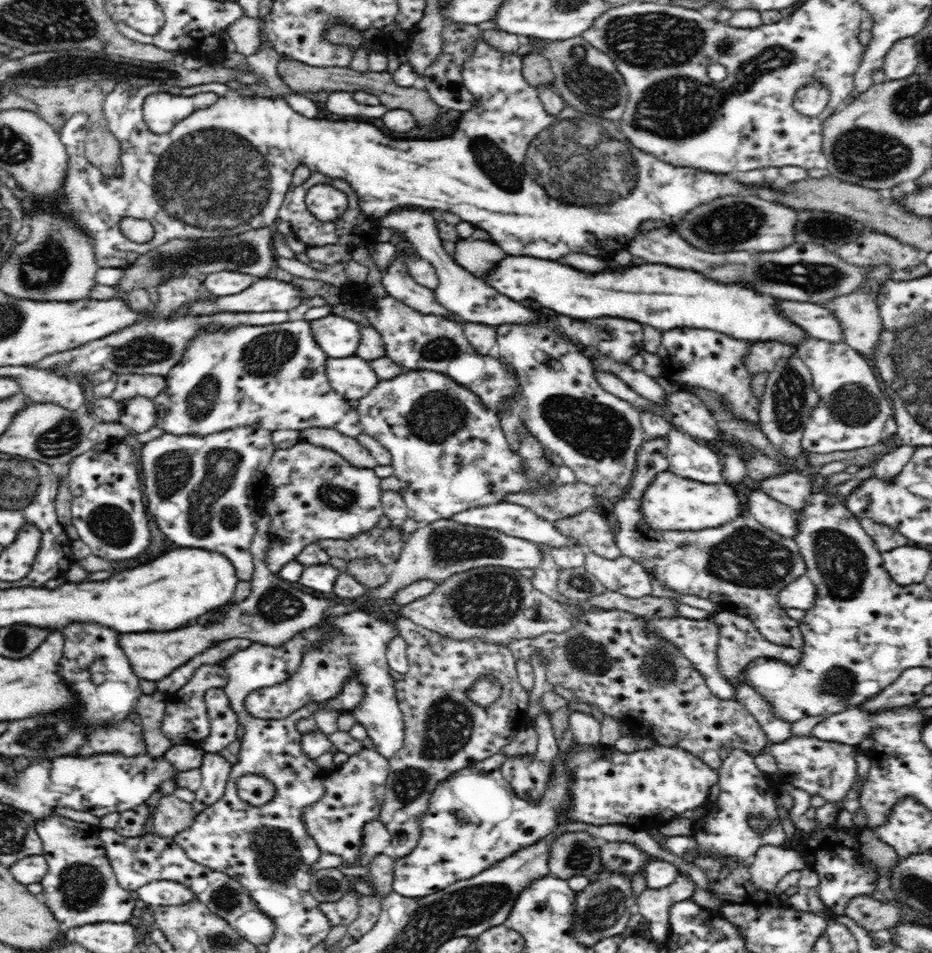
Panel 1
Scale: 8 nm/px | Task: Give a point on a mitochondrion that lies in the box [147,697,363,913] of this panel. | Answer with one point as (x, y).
(276, 851)

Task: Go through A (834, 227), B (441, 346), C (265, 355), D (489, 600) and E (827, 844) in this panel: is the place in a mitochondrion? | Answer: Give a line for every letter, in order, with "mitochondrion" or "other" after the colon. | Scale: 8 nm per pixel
A: mitochondrion
B: mitochondrion
C: mitochondrion
D: mitochondrion
E: other

